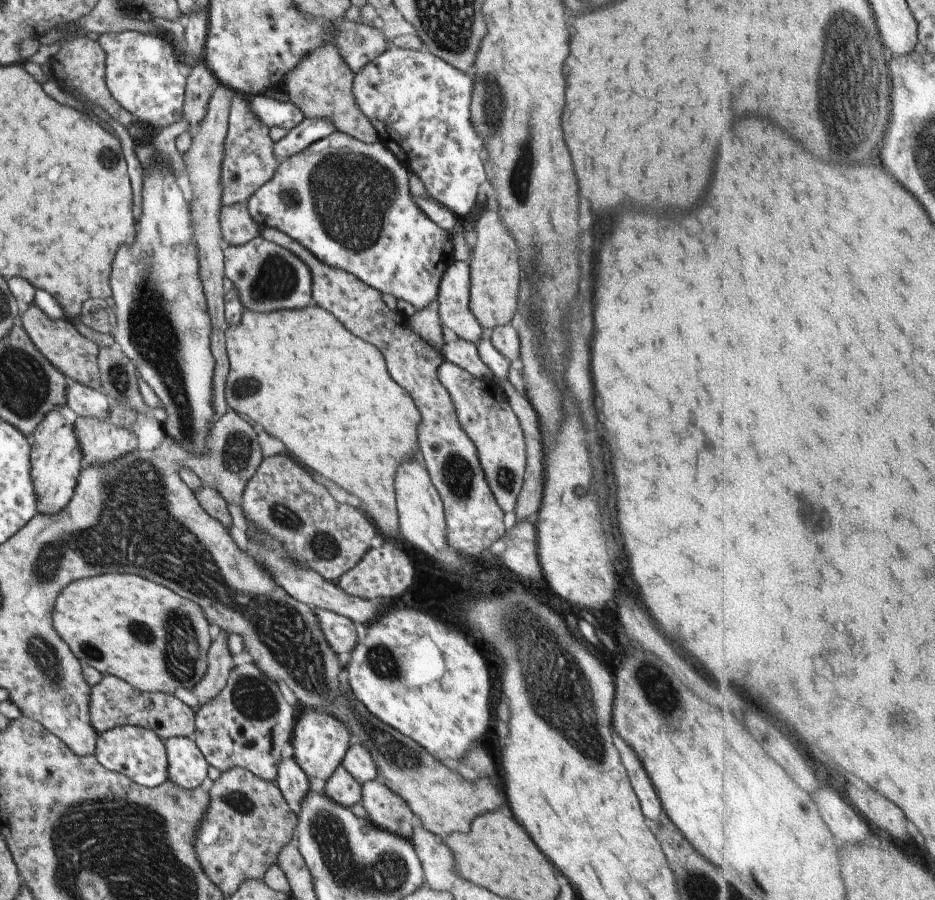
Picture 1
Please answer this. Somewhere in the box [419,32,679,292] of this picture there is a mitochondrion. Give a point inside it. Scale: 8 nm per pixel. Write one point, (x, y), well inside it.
(521, 172)

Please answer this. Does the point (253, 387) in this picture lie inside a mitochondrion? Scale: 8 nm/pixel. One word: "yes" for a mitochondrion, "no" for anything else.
yes

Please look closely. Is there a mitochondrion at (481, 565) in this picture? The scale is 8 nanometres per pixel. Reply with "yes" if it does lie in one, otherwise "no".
no

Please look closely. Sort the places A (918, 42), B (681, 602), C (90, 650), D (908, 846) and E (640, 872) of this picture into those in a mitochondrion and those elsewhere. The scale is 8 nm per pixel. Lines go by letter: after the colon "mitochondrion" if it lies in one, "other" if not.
A: other
B: other
C: mitochondrion
D: other
E: other

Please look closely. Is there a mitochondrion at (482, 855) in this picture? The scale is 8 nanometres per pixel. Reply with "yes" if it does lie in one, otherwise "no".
no

